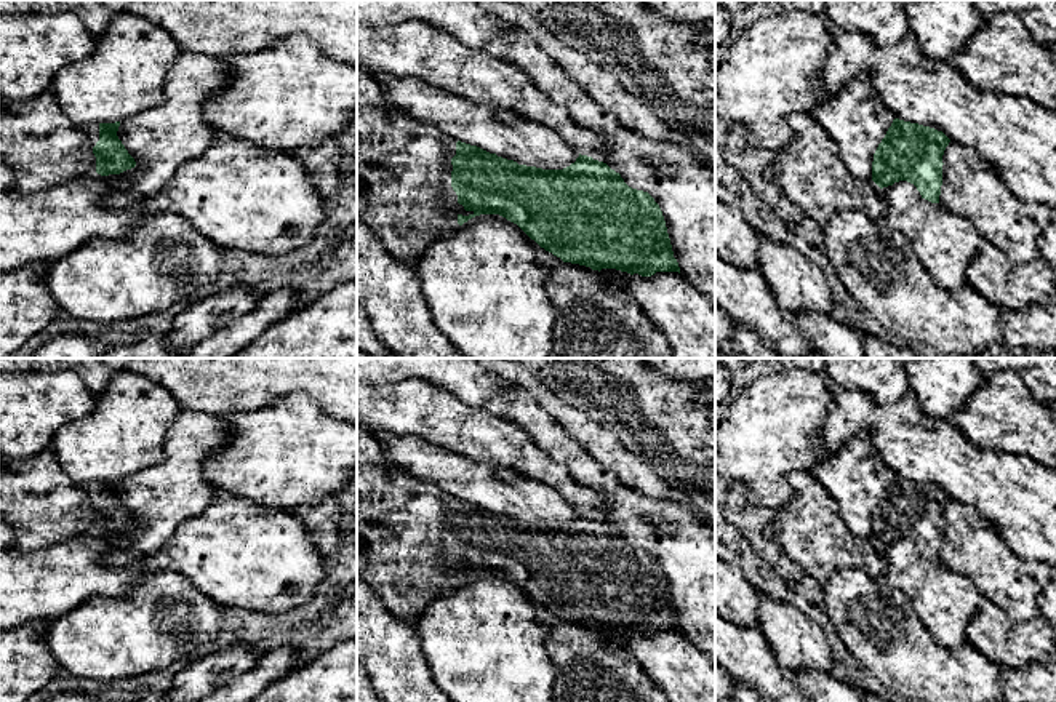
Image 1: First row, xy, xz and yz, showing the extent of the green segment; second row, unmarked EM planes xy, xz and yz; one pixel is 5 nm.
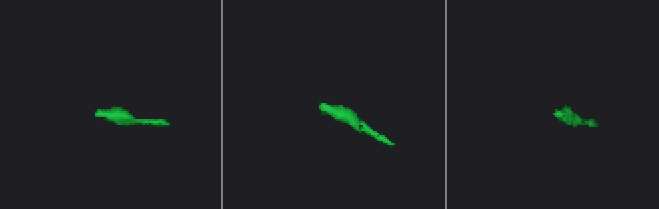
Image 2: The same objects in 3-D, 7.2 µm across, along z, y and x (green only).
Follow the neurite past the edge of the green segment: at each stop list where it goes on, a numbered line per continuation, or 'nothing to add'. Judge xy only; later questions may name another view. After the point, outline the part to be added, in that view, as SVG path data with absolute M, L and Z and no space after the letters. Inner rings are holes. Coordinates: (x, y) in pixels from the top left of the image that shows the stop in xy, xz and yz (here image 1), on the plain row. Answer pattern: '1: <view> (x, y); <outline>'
1: xy (44, 506); M48 448L45 451L42 451L37 456L32 457L26 457L26 459L14 459L14 457L6 457L0 453L0 515L3 517L3 520L13 528L13 548L18 550L40 550L45 547L50 547L53 544L59 544L59 542L66 542L80 536L94 536L94 537L104 537L109 534L101 534L96 531L96 515L93 512L93 505L96 504L96 501L99 499L99 481L93 480L93 481L74 481L58 464L58 457L56 454Z

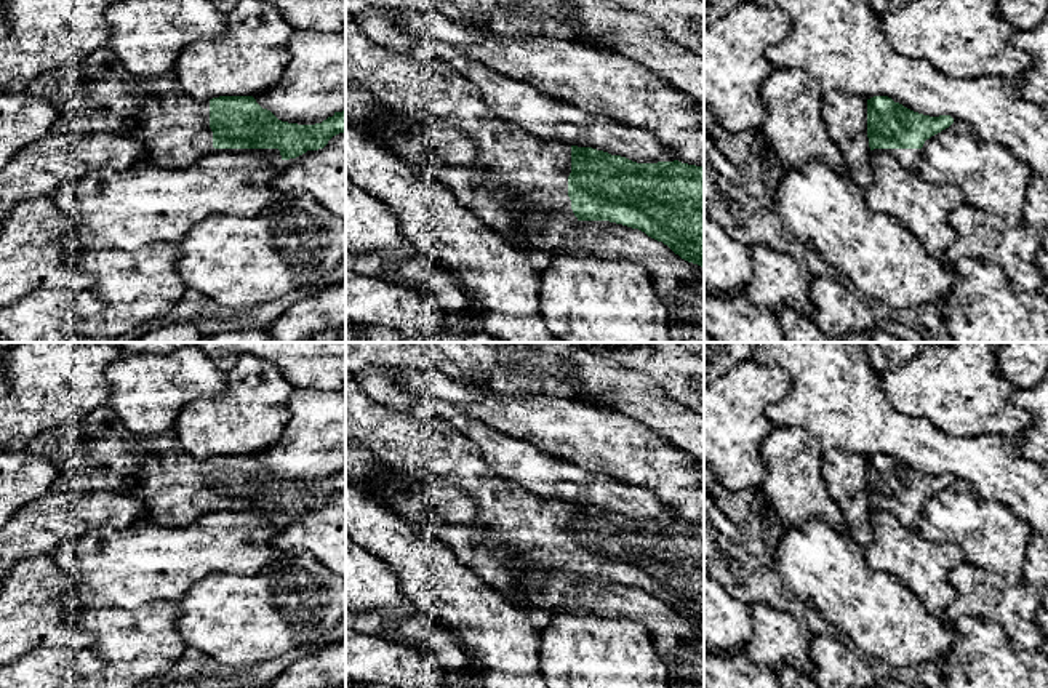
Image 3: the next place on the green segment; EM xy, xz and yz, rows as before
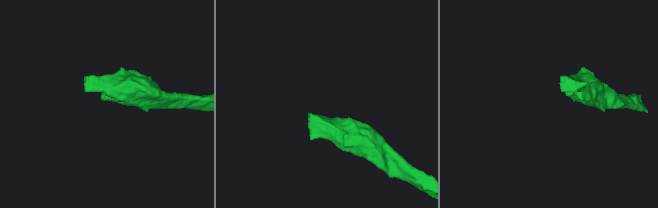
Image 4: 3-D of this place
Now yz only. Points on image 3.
1: yz (909, 517); M874 507L872 512L890 512L906 528L917 528L920 518L920 507Z

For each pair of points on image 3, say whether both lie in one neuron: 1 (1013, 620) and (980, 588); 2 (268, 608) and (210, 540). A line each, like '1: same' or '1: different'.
1: same
2: different

